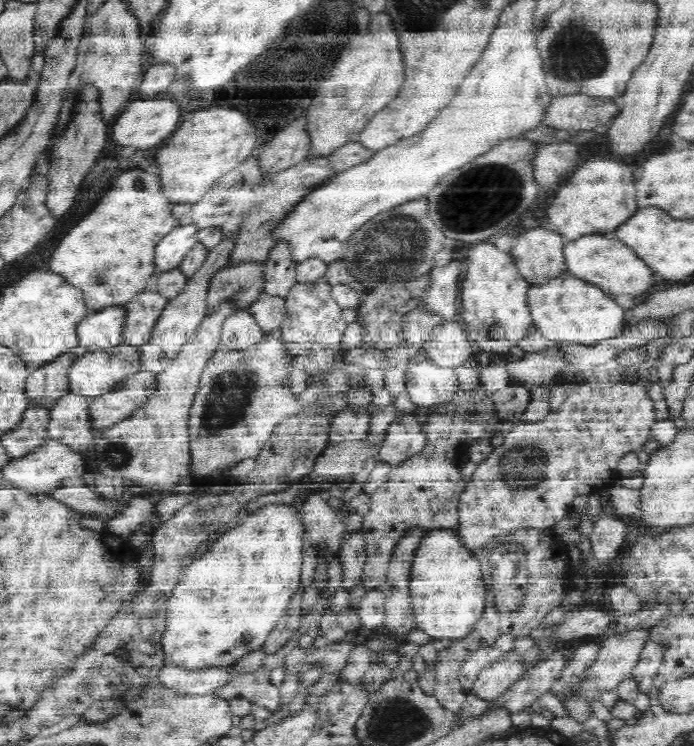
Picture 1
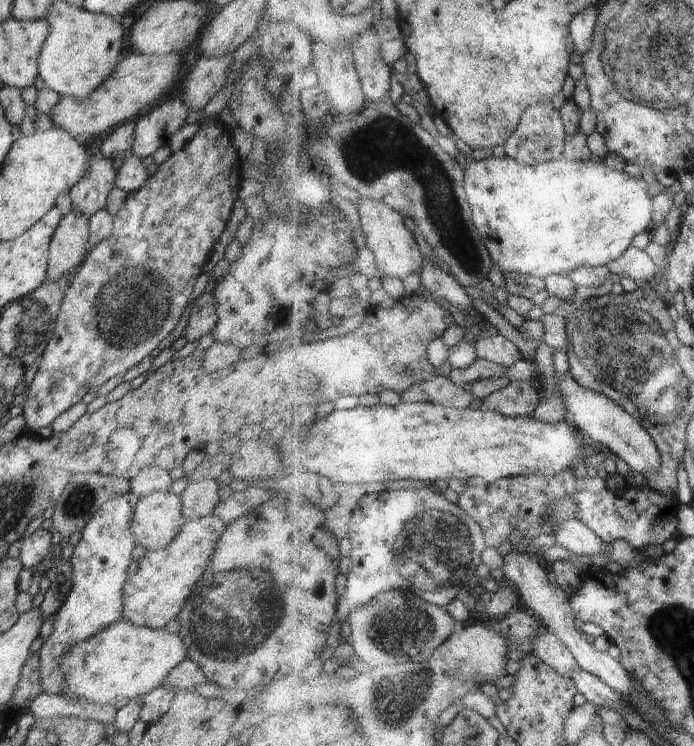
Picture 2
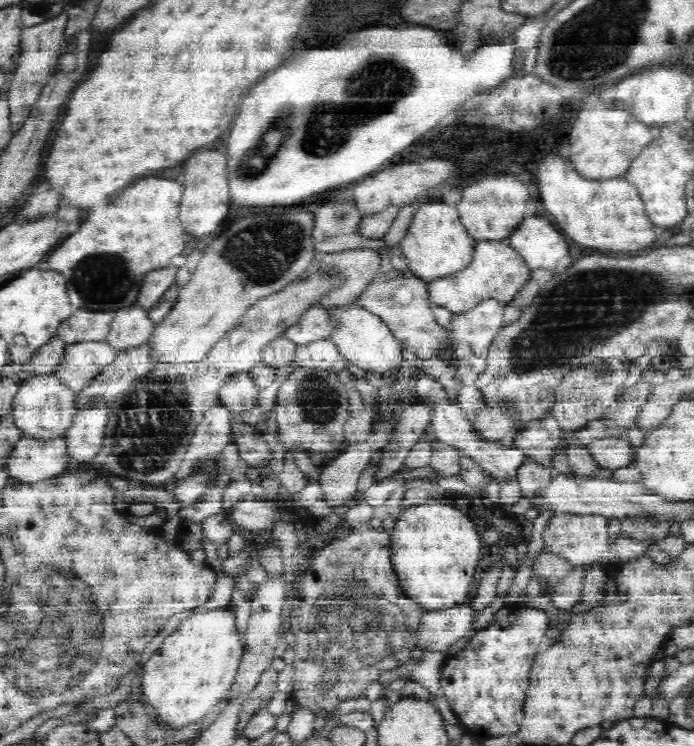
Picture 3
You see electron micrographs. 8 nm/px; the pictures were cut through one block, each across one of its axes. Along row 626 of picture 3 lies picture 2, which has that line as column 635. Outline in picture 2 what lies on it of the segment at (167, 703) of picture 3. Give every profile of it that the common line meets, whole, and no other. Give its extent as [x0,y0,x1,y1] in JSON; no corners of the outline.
[466,154,654,280]

